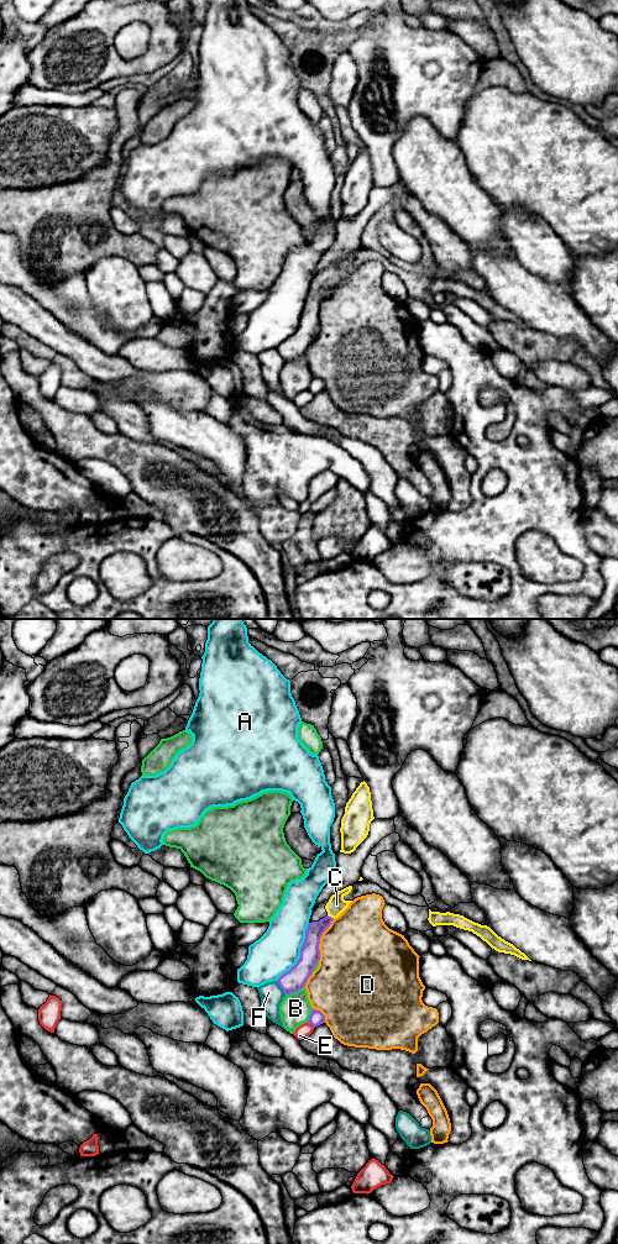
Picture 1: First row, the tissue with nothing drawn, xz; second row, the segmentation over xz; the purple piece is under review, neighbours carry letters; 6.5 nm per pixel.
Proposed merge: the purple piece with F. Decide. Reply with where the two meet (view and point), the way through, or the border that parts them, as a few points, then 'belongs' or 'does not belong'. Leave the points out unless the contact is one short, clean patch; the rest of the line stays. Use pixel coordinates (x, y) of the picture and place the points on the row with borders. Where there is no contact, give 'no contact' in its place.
meets purple in xz at (281, 987); does not belong

